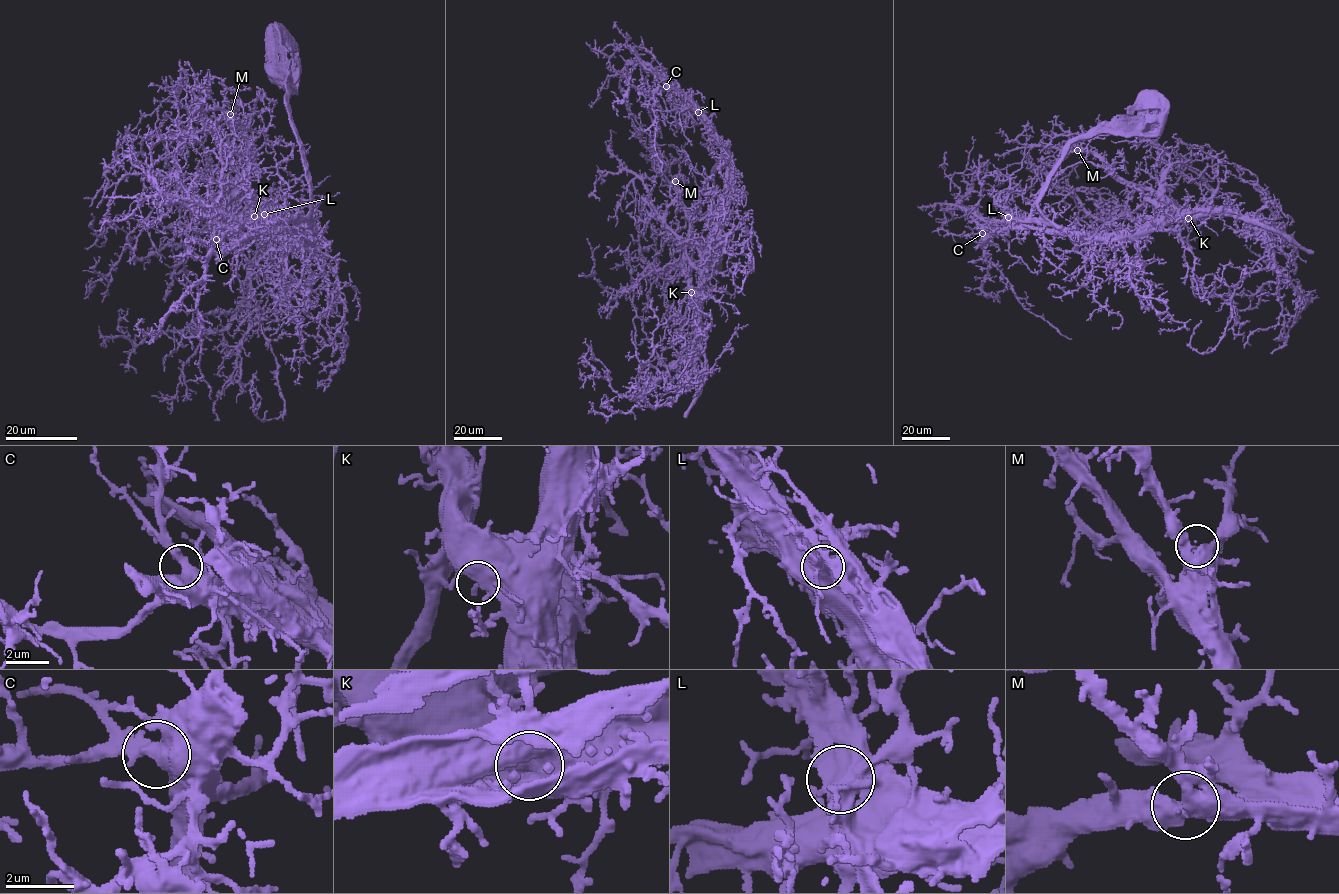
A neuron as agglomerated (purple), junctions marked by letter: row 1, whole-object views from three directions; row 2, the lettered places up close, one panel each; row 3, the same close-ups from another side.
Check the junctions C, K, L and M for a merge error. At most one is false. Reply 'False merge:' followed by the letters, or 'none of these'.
False merge: L

